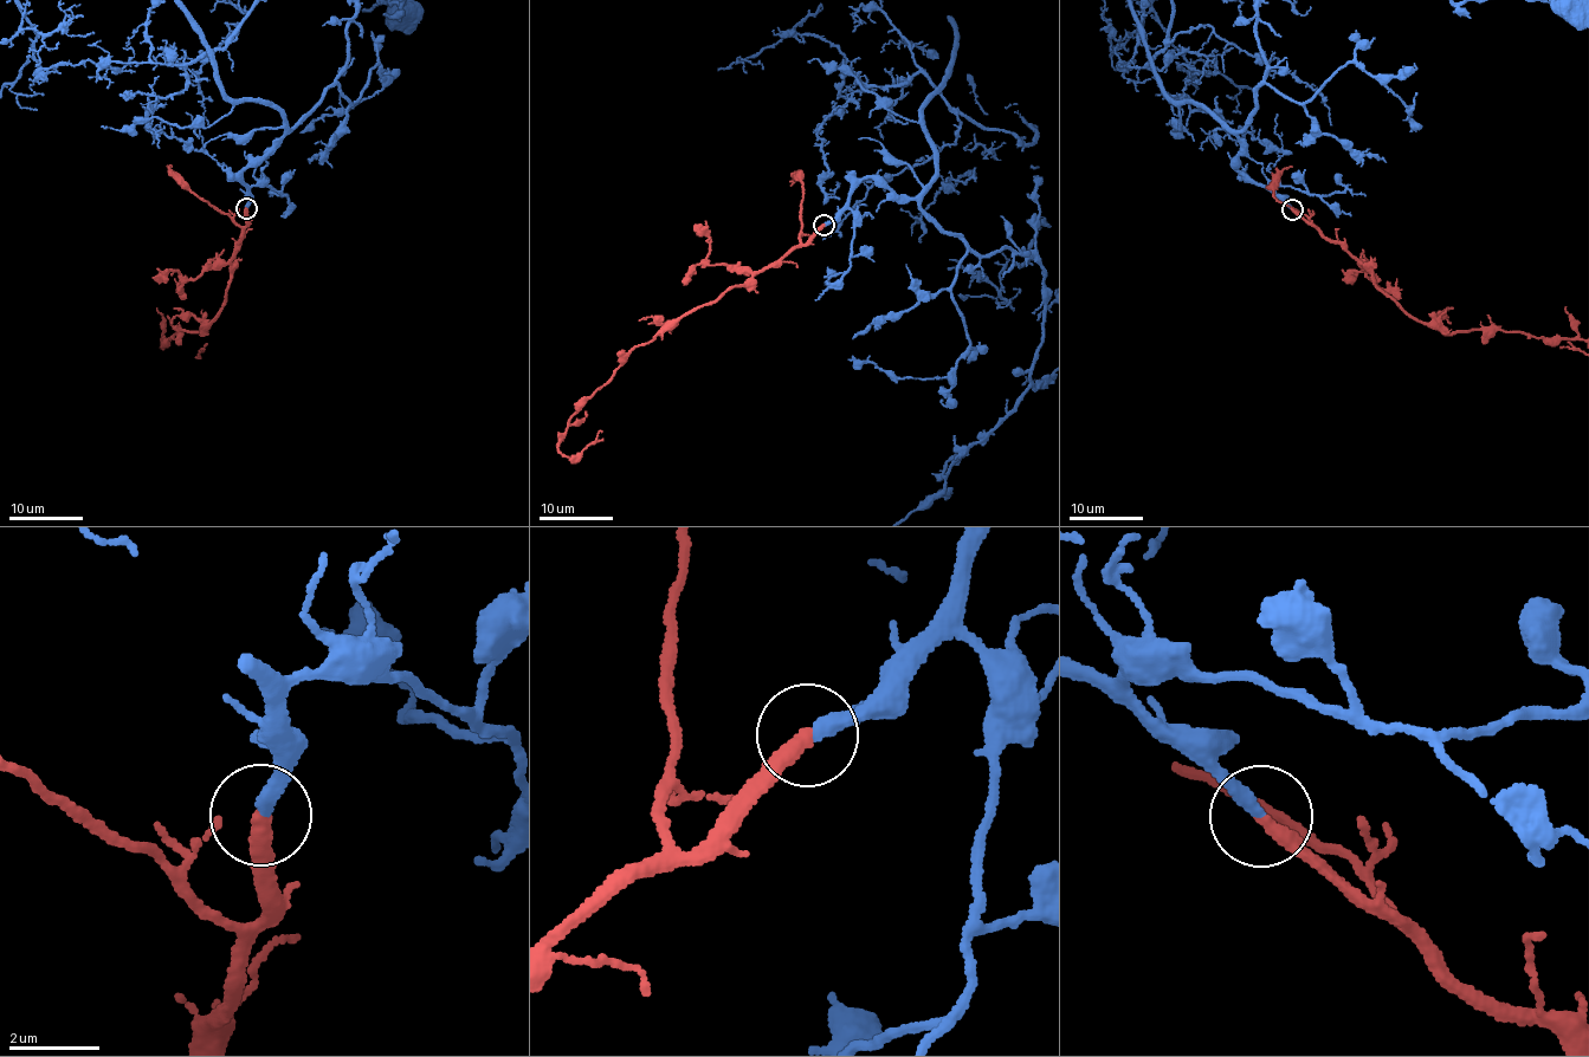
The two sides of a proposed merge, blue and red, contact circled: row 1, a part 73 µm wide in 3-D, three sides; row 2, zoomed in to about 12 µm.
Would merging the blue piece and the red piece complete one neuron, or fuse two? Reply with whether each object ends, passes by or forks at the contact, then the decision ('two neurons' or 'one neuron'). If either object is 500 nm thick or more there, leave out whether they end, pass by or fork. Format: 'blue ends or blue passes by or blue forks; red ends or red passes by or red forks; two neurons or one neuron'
blue ends; red ends; one neuron

